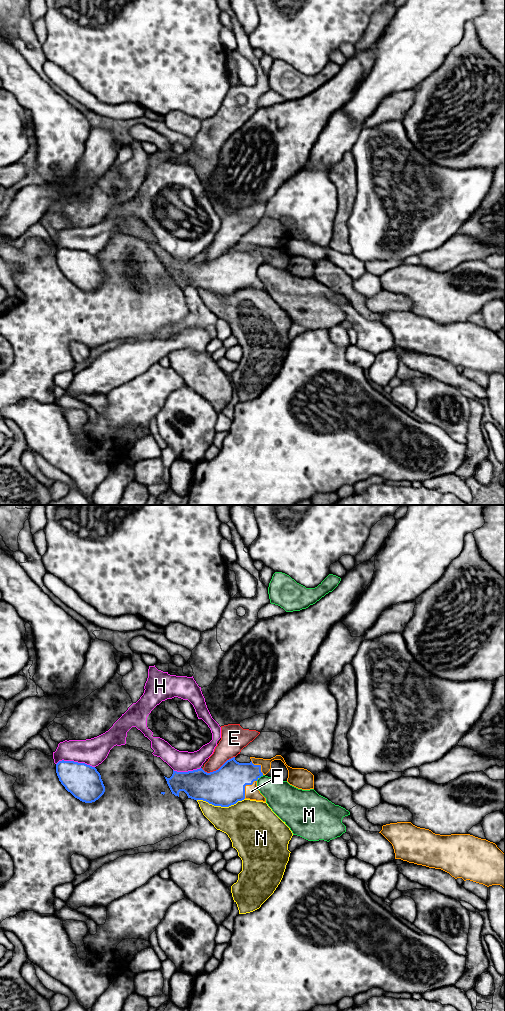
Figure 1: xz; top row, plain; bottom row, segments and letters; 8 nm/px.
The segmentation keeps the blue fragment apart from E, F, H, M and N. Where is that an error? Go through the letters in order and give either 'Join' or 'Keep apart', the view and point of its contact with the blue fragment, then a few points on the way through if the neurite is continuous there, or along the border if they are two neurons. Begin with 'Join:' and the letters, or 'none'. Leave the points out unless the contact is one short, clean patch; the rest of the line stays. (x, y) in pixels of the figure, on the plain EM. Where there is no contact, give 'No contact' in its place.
Join: F
E: Keep apart. Touches blue at xz (218, 257)
F: Join. Touches blue at xz (244, 275)
H: Keep apart. Touches blue at xz (75, 250)
M: Keep apart. Touches blue at xz (259, 265). Boundary: xz (263, 263), (256, 268)
N: Keep apart. Touches blue at xz (220, 293)

